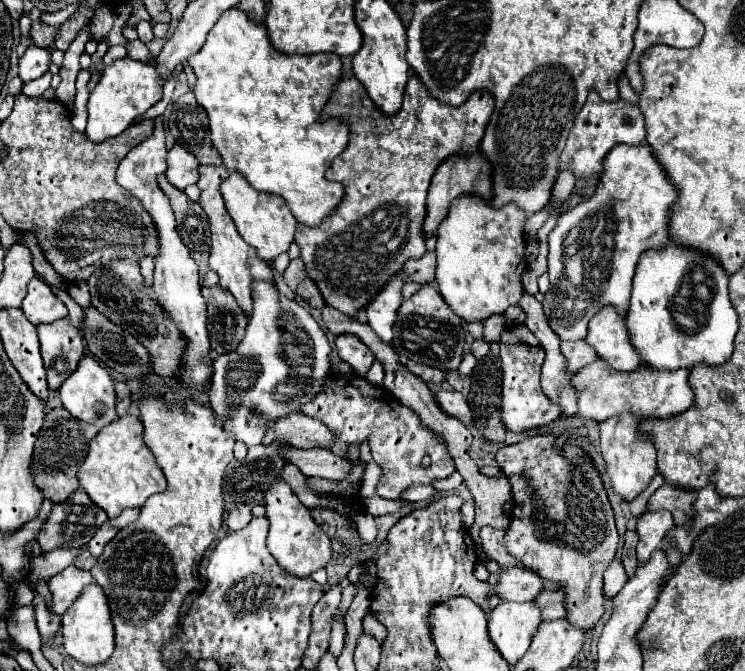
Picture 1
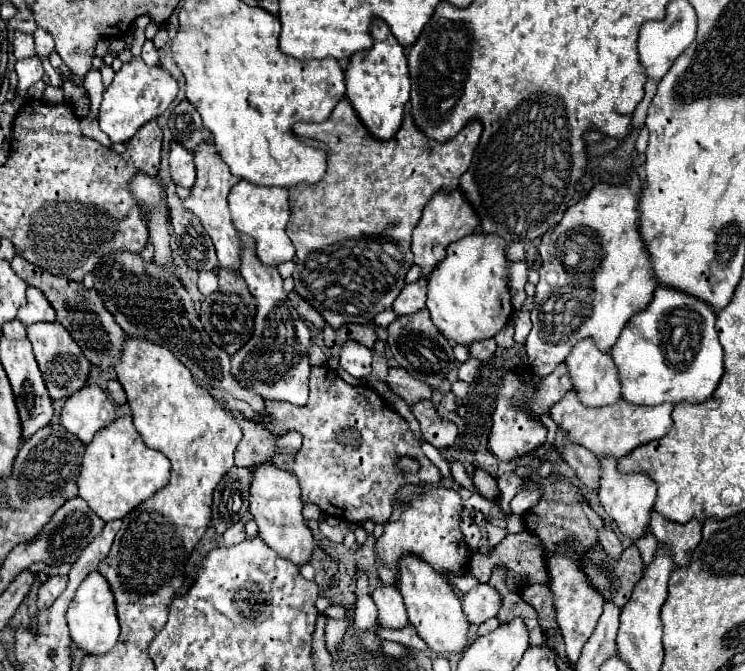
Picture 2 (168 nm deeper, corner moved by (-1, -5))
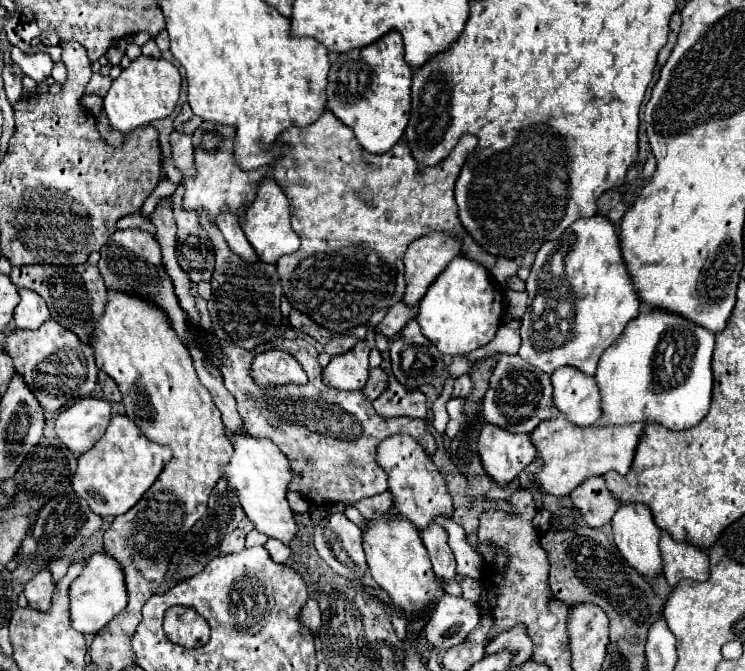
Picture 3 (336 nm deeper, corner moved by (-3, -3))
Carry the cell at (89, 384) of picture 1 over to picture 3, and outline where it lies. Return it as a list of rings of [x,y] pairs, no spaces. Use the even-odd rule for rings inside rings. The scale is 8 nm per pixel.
[[[86,397],[58,415],[54,431],[64,447],[68,447],[76,455],[82,455],[90,451],[104,435],[110,419],[112,417],[108,401]]]

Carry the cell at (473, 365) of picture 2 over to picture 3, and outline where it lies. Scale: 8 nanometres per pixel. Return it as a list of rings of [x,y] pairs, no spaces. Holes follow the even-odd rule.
[[[468,375],[458,377],[458,379],[454,381],[452,397],[466,397],[470,391],[472,391],[472,381],[470,381],[470,377],[468,377]]]

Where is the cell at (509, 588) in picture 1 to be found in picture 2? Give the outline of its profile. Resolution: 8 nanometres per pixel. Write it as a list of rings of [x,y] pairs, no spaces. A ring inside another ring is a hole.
[[[482,583],[474,587],[466,597],[462,599],[462,607],[470,619],[472,625],[480,625],[490,617],[496,617],[496,613],[502,607],[502,595],[494,591],[488,583]]]

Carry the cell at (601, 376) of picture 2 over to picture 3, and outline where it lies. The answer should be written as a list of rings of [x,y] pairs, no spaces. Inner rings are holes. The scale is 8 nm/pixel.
[[[558,369],[552,373],[554,405],[572,425],[592,425],[600,417],[600,393],[596,393],[594,377],[584,377],[576,369]]]

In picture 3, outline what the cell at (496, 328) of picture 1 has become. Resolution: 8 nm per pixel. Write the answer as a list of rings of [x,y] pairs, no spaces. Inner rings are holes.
[[[454,357],[450,367],[448,367],[448,375],[456,379],[456,377],[460,377],[464,373],[470,373],[470,369],[472,369],[472,363],[468,363],[466,357]]]

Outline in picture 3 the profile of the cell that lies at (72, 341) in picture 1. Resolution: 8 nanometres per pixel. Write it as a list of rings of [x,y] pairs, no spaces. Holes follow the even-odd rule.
[[[52,319],[42,323],[36,331],[14,329],[4,339],[2,349],[14,359],[16,373],[22,375],[24,383],[44,411],[58,411],[76,399],[88,397],[96,387],[96,363],[92,347],[82,343],[72,331],[64,329]]]

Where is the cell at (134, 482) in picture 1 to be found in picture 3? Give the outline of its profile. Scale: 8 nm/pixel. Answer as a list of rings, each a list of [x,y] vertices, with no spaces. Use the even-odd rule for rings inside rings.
[[[116,415],[112,417],[102,439],[88,453],[78,457],[78,467],[72,477],[72,489],[88,503],[88,507],[96,515],[118,517],[142,499],[168,459],[172,459],[168,447],[152,443],[144,437],[144,433],[140,433],[134,421],[128,421],[124,415]]]

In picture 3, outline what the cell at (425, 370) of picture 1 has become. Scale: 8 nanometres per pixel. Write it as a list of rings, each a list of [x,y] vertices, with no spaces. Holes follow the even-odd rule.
[[[380,367],[370,369],[368,383],[366,383],[366,387],[362,389],[364,397],[366,397],[366,399],[370,399],[370,401],[374,401],[374,399],[376,399],[376,397],[386,389],[386,381],[388,381],[388,375],[386,375]]]

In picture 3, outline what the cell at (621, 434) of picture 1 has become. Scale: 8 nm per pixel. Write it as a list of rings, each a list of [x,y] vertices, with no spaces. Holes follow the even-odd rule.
[[[622,505],[612,517],[612,531],[614,531],[614,543],[630,567],[634,567],[646,579],[662,575],[662,557],[658,549],[660,529],[652,521],[652,513],[648,513],[644,505]]]

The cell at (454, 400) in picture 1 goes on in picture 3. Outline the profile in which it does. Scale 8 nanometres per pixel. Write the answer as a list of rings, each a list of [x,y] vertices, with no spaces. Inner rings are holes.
[[[384,357],[380,363],[382,371],[388,373],[388,389],[374,401],[374,409],[380,417],[426,417],[426,397],[418,389],[404,389],[392,373],[390,361]]]

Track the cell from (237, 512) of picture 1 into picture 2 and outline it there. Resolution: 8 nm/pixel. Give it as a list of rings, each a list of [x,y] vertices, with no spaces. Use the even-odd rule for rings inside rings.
[[[234,523],[232,527],[228,527],[226,531],[224,531],[224,535],[222,535],[222,543],[224,545],[236,545],[236,543],[240,543],[242,539],[246,537],[246,531],[244,531],[244,523]]]

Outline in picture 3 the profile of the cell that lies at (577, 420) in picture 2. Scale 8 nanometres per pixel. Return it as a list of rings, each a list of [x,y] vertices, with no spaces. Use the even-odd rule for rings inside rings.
[[[558,415],[556,421],[540,423],[532,433],[530,441],[538,451],[538,459],[542,461],[542,469],[534,473],[532,483],[534,489],[544,495],[570,495],[580,483],[590,477],[604,475],[608,471],[616,471],[626,475],[632,463],[632,453],[636,451],[636,441],[640,439],[640,429],[644,425],[618,425],[612,429],[576,429]]]

